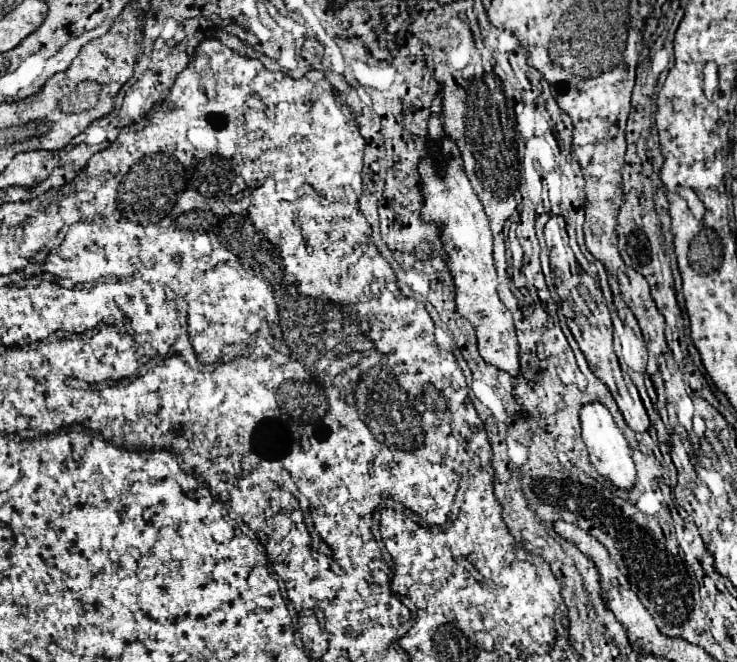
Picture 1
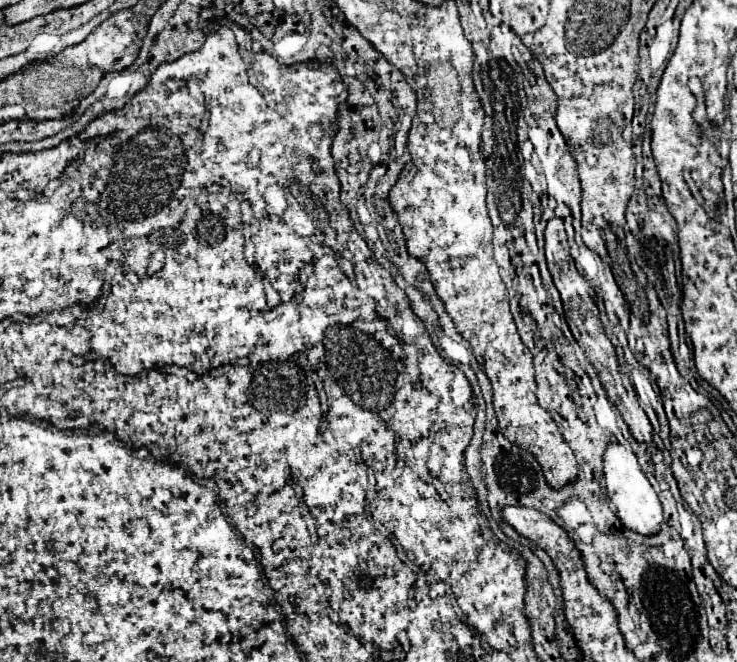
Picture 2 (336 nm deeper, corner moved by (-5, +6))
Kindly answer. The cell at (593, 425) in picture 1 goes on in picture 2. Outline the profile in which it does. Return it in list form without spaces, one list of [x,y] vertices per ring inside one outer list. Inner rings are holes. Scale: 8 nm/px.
[[[609,442],[603,454],[603,472],[605,472],[605,484],[607,484],[607,494],[611,502],[617,506],[617,516],[633,532],[639,534],[655,534],[661,528],[663,522],[663,512],[661,512],[661,502],[657,498],[657,492],[649,484],[647,476],[643,474],[637,456],[633,454],[629,444],[621,442]]]

